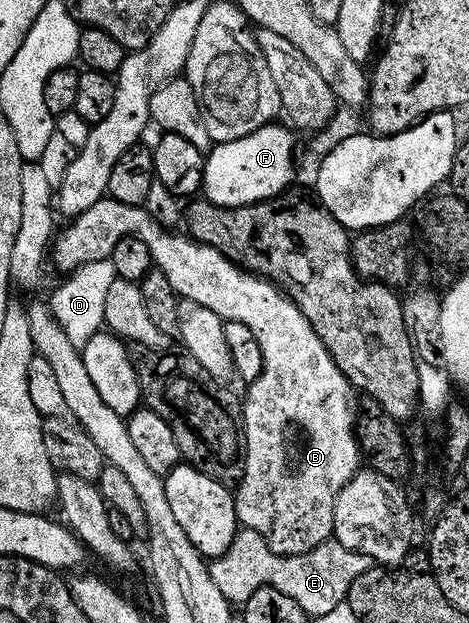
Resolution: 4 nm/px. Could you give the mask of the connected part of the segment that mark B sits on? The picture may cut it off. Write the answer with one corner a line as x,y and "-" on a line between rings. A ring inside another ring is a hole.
105,196
68,222
71,223
54,235
49,246
50,261
55,261
57,269
72,272
87,262
110,259
117,240
134,236
149,248
152,263
165,272
165,276
169,276
169,284
173,284
180,299
201,304
209,308
209,312
217,312
224,322
240,322
253,332
261,348
263,370
246,387
247,399
243,402
241,413
245,443
243,478
233,494
238,525
260,534
267,547
278,554
304,554
328,541
334,528
334,504
338,493
361,469
359,440
353,429
357,422
357,410
351,407
351,383
341,368
337,368
333,356
329,356
325,344
321,344
317,332
313,332
309,320
305,320
297,304
275,283
236,266
217,248
196,242
186,233
175,234
179,232
160,226
142,206
121,204

